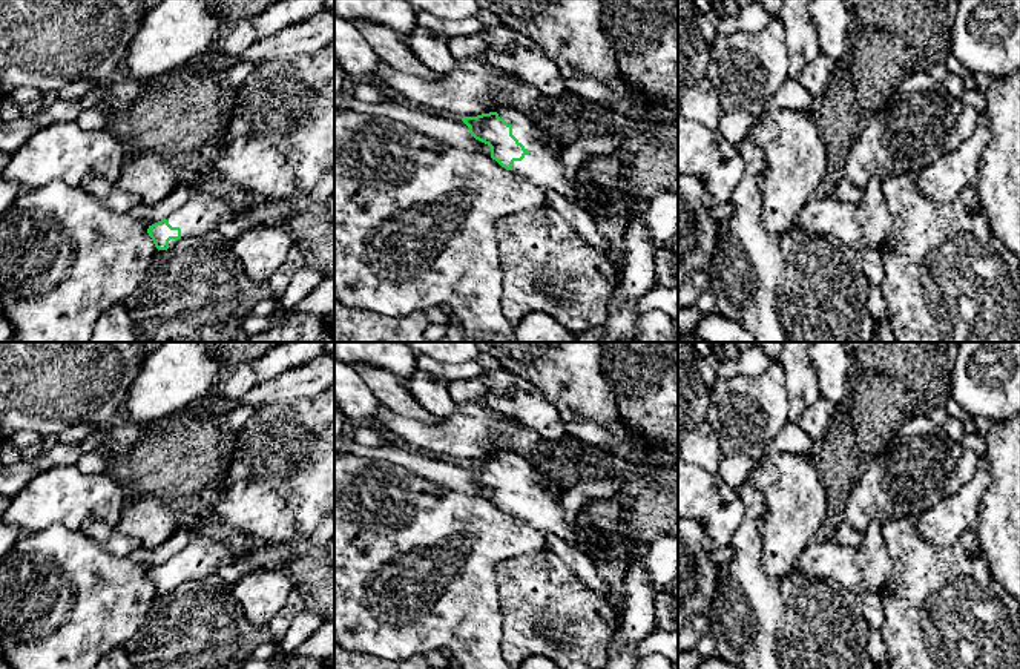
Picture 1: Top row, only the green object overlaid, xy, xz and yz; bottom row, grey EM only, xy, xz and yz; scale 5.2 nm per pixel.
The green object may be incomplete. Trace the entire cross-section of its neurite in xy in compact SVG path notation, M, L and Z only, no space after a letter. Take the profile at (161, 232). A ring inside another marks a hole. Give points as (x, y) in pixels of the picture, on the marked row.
M198 192L167 218L149 226L147 233L158 250L167 250L183 239L216 230L221 222L235 219L236 212L222 196Z

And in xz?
M512 107L497 112L465 117L471 137L491 147L491 158L506 170L526 178L543 190L558 192L587 212L595 207L600 190L591 183L564 175L560 155L557 155L546 135L529 115Z

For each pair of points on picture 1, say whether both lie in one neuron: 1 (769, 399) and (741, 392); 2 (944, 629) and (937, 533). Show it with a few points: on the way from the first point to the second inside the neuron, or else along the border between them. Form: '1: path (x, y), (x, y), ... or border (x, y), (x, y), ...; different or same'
1: path (763, 399), (747, 398); same
2: border (916, 519), (936, 545), (971, 528); different

